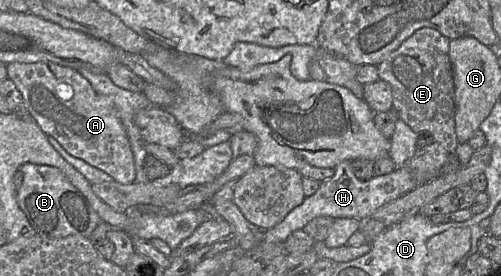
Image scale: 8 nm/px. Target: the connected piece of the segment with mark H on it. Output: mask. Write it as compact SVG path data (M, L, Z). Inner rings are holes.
M343 161L335 167L334 175L320 182L318 190L290 211L287 216L273 228L264 230L266 242L284 243L287 237L316 217L327 216L333 219L352 218L361 221L385 204L409 193L418 187L417 181L406 166L396 168L392 173L362 181L352 171L351 161Z

